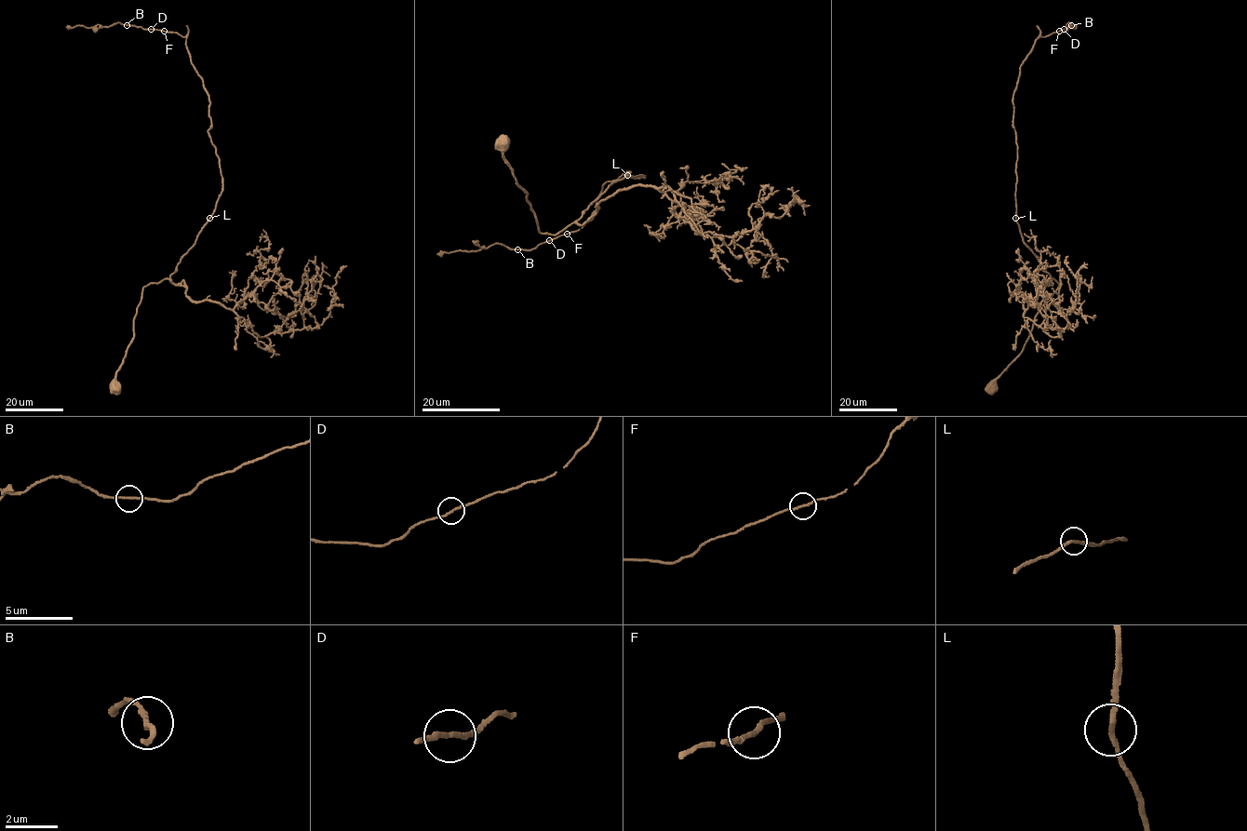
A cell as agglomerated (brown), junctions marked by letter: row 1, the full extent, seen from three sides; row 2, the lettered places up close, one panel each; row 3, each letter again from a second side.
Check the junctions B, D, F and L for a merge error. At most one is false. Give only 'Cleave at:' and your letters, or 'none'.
Cleave at: none

